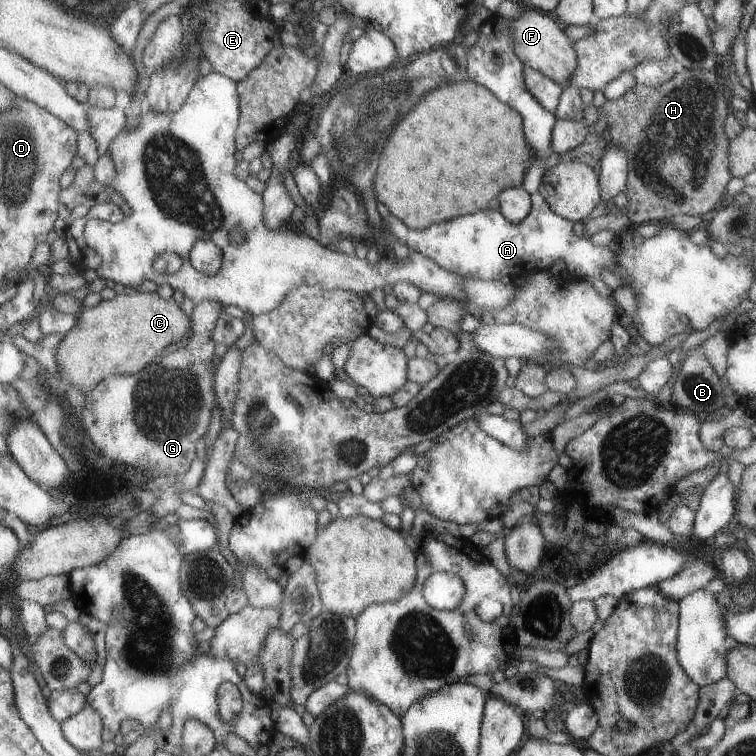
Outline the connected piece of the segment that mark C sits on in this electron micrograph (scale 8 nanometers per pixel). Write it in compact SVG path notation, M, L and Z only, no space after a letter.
M140 289L118 294L111 300L102 300L95 307L84 307L78 317L77 324L67 333L57 349L57 364L61 366L62 385L67 384L78 388L86 395L113 375L130 375L143 370L155 360L155 356L164 354L181 345L191 334L192 318L187 316L181 304L171 297L165 300L159 292L141 292Z

